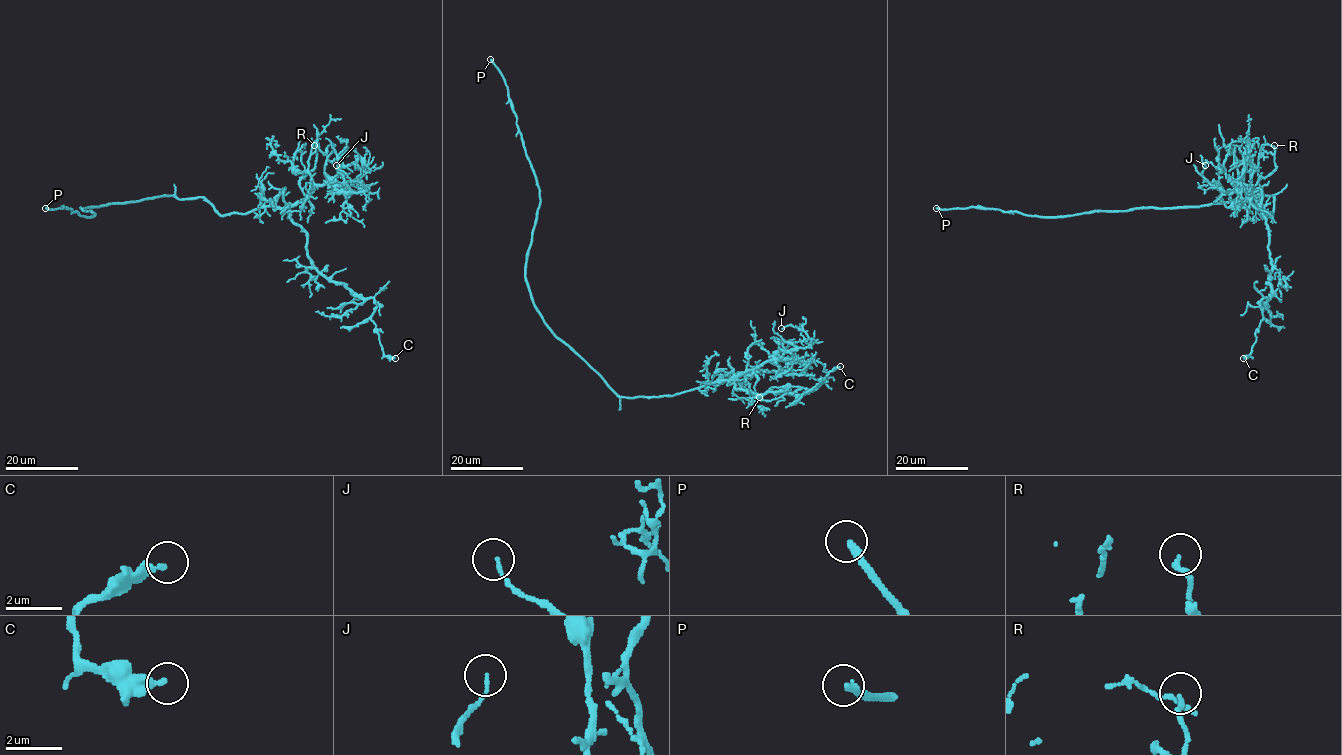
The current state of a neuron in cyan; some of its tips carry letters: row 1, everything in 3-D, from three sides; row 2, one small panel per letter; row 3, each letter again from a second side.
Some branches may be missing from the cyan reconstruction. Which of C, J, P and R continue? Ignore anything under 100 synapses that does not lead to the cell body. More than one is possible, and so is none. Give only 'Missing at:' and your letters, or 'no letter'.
Missing at: P

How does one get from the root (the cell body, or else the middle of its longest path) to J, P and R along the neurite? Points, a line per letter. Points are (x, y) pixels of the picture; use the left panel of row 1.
J: (170, 196), (203, 197), (219, 213), (228, 215), (296, 204), (323, 184), (343, 191), (366, 190), (336, 165)
P: (170, 196), (80, 208), (90, 210), (95, 215), (92, 217), (81, 216), (65, 207), (45, 208)
R: (170, 196), (203, 197), (221, 215), (296, 204), (307, 199), (300, 180), (314, 166), (314, 145)

